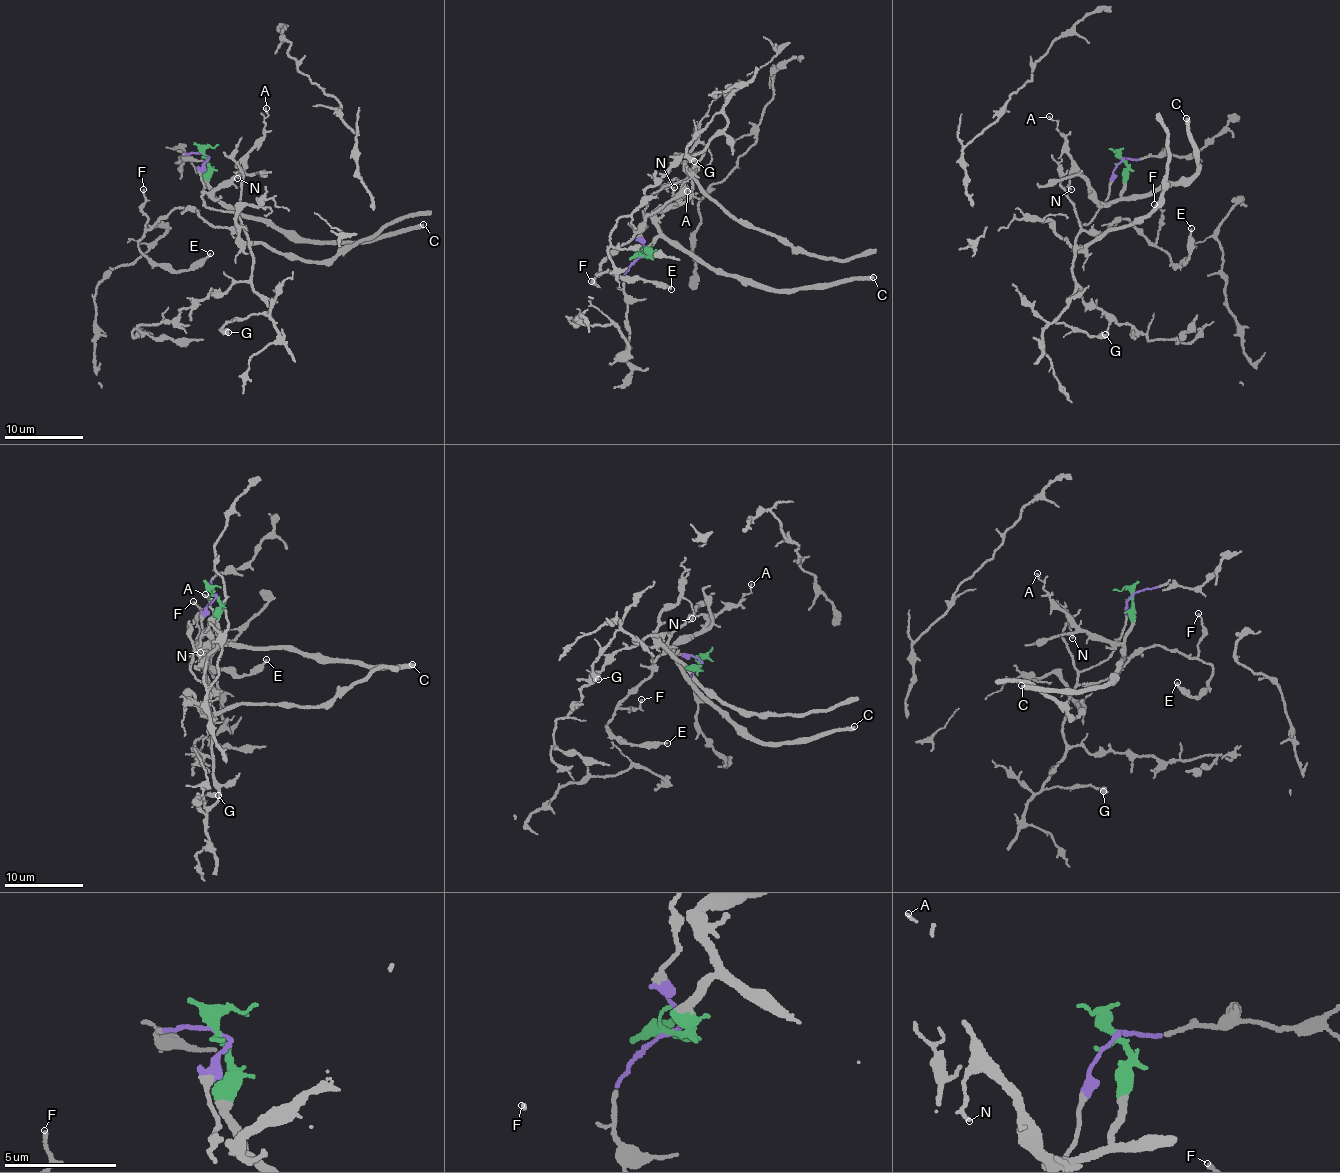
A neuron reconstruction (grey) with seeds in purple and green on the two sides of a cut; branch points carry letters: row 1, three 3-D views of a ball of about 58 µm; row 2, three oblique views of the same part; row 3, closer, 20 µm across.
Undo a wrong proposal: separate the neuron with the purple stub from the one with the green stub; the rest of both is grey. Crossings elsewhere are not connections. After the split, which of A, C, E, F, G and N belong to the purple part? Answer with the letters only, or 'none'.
E, F, G

